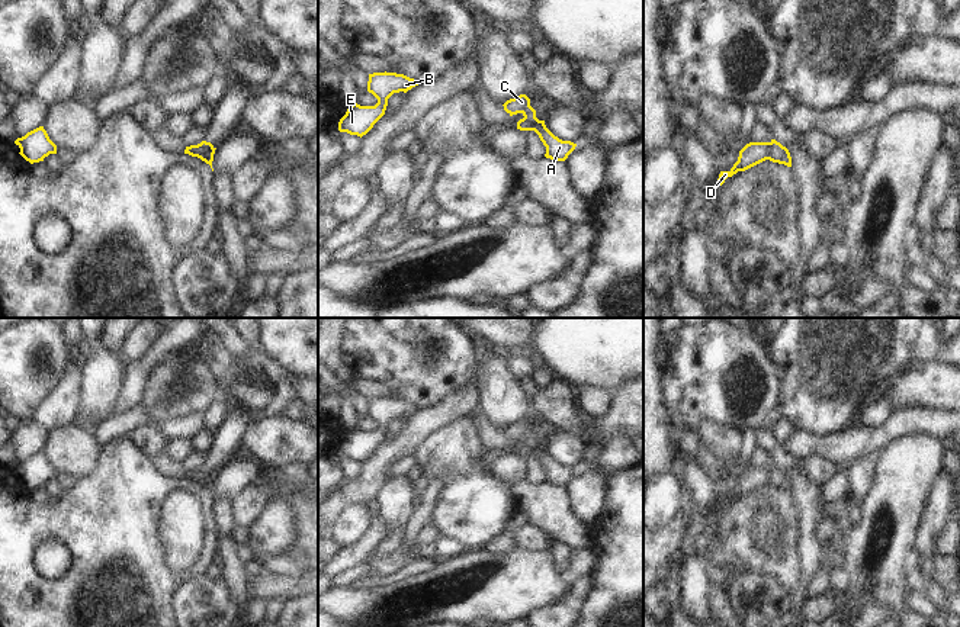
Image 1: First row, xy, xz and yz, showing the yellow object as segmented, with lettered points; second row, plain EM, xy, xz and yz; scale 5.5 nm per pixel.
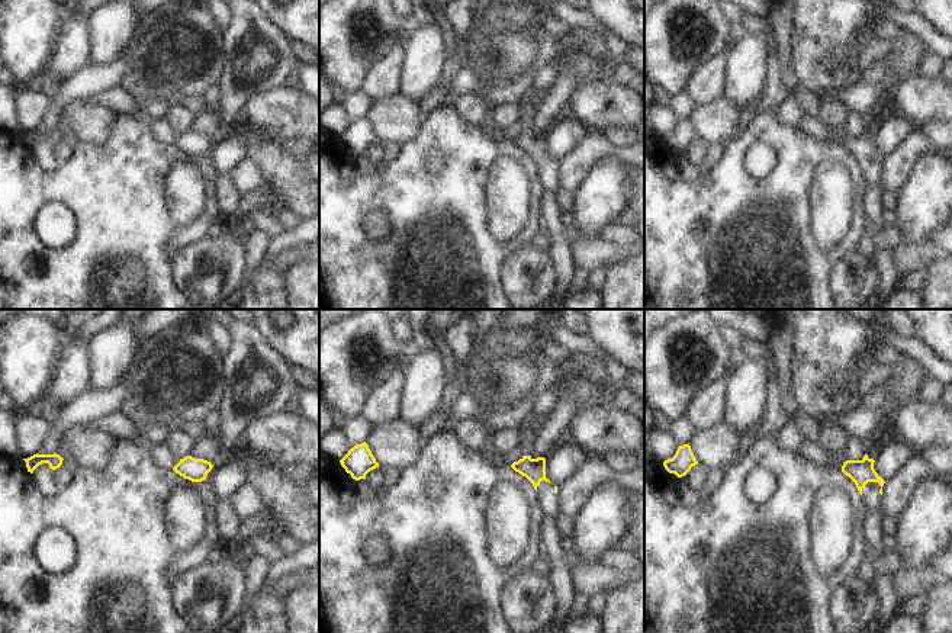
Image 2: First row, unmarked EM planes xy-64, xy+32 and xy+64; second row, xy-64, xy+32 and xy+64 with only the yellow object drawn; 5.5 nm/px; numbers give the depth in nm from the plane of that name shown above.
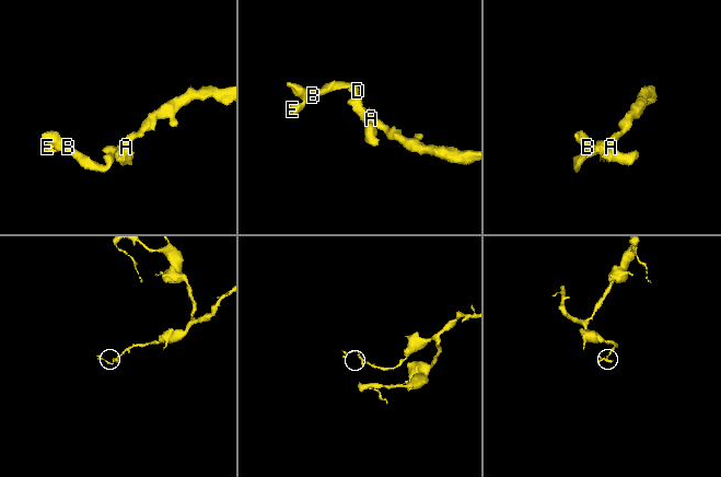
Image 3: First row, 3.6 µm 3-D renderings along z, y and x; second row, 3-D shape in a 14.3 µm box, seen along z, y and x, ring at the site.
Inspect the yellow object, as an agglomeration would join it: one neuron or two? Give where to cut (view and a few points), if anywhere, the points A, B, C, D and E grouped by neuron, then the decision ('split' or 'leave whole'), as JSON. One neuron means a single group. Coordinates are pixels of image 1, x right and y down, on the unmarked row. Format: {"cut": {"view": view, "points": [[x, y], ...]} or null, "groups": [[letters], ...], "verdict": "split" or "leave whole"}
{"cut": {"view": "yz", "points": [[770, 468], [767, 484]]}, "groups": [["A"], ["B", "C", "D", "E"]], "verdict": "split"}

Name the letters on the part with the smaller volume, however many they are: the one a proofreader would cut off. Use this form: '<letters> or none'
B, C, D, E.

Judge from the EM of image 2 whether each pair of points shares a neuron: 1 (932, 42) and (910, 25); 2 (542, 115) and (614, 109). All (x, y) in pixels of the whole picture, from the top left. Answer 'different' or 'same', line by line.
1: same
2: different

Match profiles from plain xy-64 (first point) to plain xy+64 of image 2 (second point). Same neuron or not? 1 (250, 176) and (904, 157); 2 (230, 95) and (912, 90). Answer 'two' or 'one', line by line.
1: one
2: two

